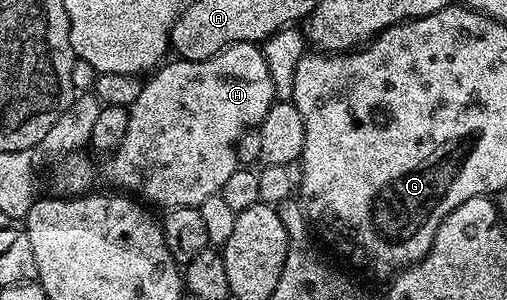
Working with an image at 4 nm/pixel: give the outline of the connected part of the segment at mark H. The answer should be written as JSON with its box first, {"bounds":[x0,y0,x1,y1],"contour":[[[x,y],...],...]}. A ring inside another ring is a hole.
{"bounds":[105,42,275,208],"contour":[[[237,42],[207,60],[172,61],[166,61],[152,75],[154,78],[142,85],[139,96],[128,107],[127,132],[121,137],[116,150],[112,151],[110,158],[113,159],[105,166],[105,178],[113,185],[110,187],[128,192],[146,203],[154,202],[164,208],[200,208],[203,200],[220,194],[231,172],[239,169],[235,149],[237,141],[245,135],[246,130],[260,127],[261,121],[273,107],[275,95],[261,46],[252,42]]]}

